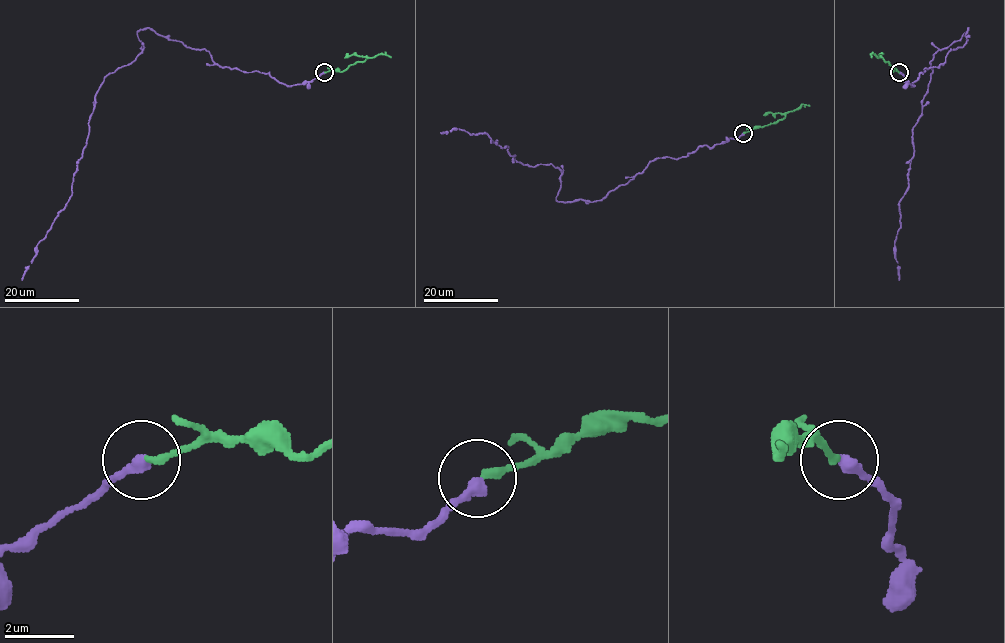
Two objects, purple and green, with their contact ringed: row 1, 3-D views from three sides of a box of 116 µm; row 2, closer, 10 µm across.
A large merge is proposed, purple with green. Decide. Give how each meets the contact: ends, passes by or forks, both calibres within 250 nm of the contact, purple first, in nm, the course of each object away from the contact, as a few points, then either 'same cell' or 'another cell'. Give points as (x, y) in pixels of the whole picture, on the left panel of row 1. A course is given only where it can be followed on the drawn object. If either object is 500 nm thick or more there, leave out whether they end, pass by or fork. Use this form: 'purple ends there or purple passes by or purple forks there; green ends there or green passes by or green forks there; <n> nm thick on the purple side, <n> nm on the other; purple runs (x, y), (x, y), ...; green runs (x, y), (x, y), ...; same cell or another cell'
purple ends there; green ends there; 320 nm thick on the purple side, 200 nm on the other; purple runs (324, 72), (289, 86), (141, 29), (142, 52), (109, 72), (95, 96), (71, 196), (22, 280); green runs (324, 72), (343, 71), (366, 57), (382, 54), (391, 57); same cell

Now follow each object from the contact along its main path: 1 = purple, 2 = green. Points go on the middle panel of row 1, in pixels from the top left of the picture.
1: (743, 133), (652, 160), (588, 202), (560, 202), (561, 170), (523, 165), (486, 133), (441, 133)
2: (743, 133), (777, 122), (801, 105), (810, 105)

